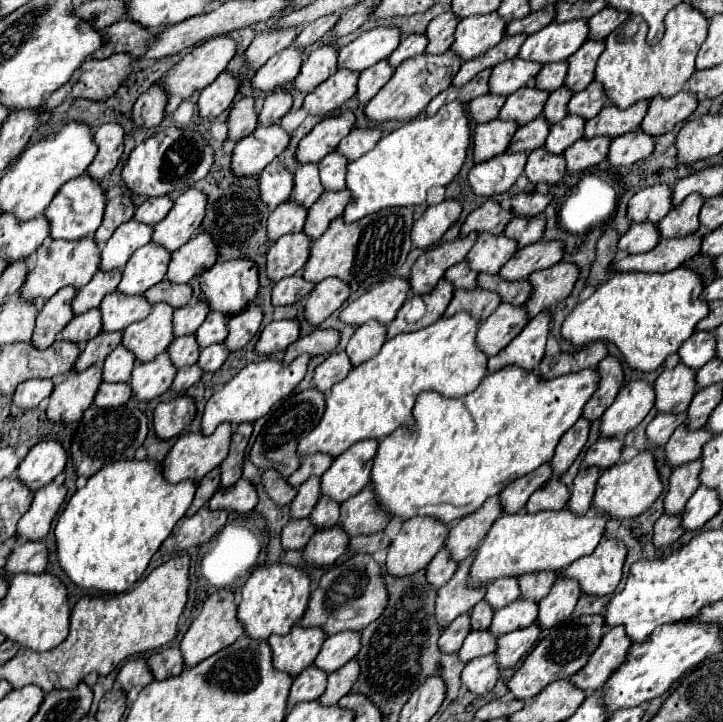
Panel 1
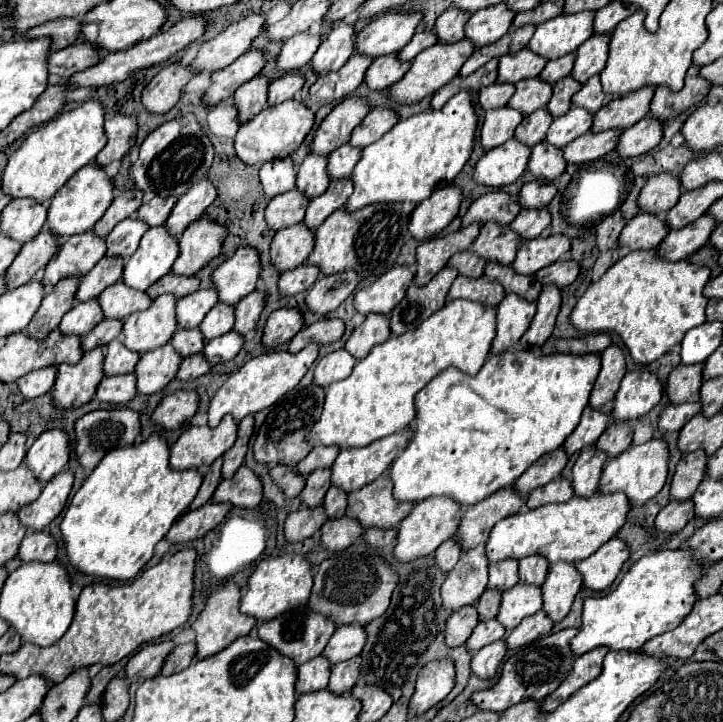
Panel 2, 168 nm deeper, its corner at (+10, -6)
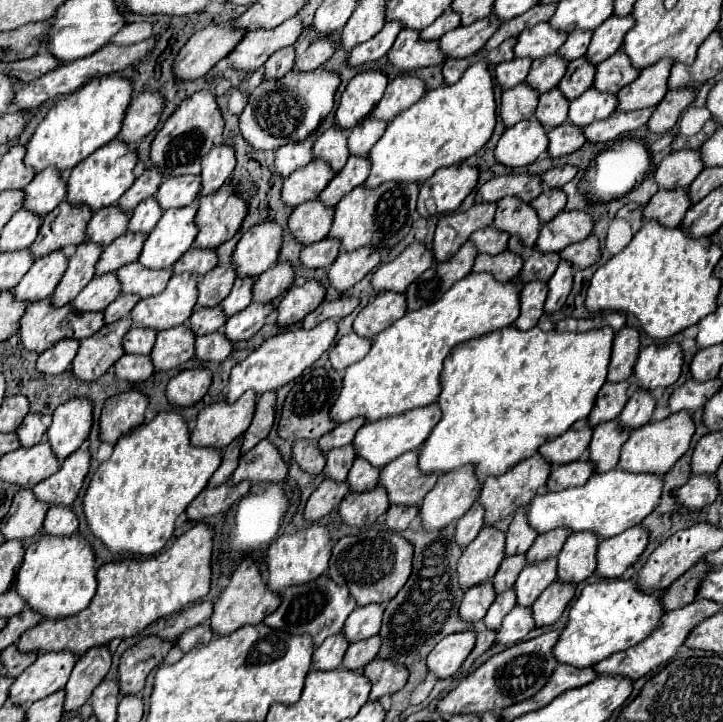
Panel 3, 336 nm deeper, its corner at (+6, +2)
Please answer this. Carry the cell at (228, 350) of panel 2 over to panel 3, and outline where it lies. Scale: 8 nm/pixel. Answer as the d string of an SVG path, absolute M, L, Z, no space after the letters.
M251 302L243 312L231 316L225 324L223 334L233 340L247 340L251 338L255 332L259 332L265 324L265 318L275 310L273 302Z

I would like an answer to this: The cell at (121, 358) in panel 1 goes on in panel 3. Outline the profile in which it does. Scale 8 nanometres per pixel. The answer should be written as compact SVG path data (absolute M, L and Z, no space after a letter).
M131 328L123 340L127 354L149 354L155 344L155 332L153 328Z

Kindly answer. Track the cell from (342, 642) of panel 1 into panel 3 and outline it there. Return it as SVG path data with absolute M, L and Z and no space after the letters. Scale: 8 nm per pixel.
M369 604L369 606L357 606L349 620L345 622L343 634L349 642L357 642L357 640L365 640L369 636L379 634L381 628L381 618L383 618L383 604Z

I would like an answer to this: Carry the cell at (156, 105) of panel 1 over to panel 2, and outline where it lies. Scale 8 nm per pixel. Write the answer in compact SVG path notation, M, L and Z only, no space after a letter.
M181 64L165 66L143 90L141 104L149 114L165 114L169 112L179 96L181 88L193 78L193 72Z

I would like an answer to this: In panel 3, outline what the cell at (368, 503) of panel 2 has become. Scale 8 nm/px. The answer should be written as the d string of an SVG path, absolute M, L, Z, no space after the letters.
M409 450L381 470L379 484L387 490L391 504L419 504L435 486L439 476L425 476L417 468L417 450Z

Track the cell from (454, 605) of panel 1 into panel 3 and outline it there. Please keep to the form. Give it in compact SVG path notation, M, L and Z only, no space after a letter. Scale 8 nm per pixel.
M485 526L459 558L459 582L473 586L495 576L505 558L505 532Z

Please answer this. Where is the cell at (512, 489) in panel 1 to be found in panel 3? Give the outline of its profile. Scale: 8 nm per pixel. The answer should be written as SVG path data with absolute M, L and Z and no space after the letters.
M577 420L565 436L559 436L557 440L549 440L549 444L543 444L539 452L551 462L551 464L567 464L573 460L579 460L583 454L587 454L589 442L591 442L593 428L589 426L589 420Z

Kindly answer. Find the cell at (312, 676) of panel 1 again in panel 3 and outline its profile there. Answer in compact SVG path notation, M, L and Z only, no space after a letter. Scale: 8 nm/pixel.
M343 632L337 636L329 636L313 654L313 668L315 670L333 670L339 668L345 652L347 652L349 642L345 640Z

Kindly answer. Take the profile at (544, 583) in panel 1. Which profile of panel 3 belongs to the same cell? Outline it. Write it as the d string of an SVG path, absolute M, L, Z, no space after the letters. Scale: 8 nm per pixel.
M555 528L553 532L539 534L533 546L527 550L527 562L539 562L549 556L557 556L567 538L569 538L569 532L565 532L565 528Z

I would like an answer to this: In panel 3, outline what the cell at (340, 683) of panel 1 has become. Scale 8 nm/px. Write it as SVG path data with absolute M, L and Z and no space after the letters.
M371 636L369 640L359 640L349 644L349 650L345 652L343 666L351 670L363 670L365 664L369 664L381 648L381 636Z

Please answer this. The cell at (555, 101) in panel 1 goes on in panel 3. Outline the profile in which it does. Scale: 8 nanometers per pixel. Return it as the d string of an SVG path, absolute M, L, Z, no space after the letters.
M583 56L567 66L567 74L559 82L559 90L567 96L567 100L579 98L585 90L589 90L595 82L595 66Z

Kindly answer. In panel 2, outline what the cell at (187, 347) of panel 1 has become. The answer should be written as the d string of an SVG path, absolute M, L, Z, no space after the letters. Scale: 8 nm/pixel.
M189 328L189 330L177 330L171 338L171 344L175 352L181 354L181 358L187 358L193 354L199 354L201 348L205 346L205 340L199 328Z

